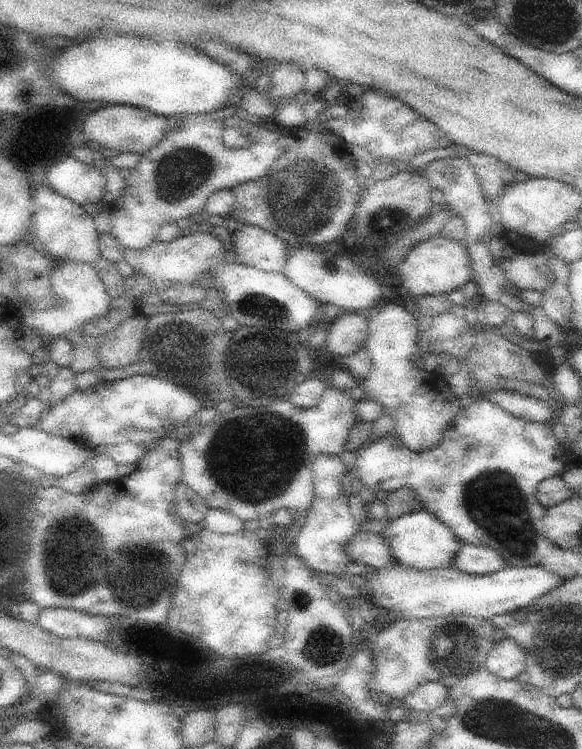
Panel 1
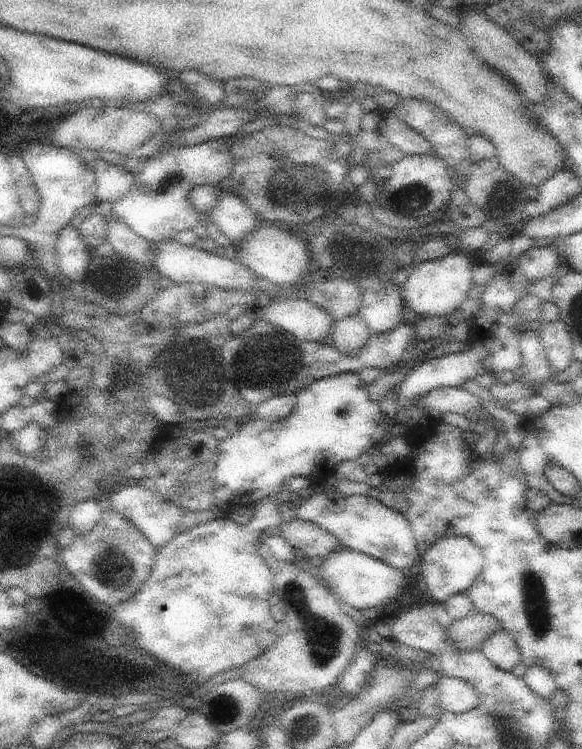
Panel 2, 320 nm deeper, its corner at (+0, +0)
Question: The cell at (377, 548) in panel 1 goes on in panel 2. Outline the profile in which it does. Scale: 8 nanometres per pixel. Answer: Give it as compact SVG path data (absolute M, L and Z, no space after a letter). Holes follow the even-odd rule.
M295 518L282 522L279 529L282 538L300 550L301 554L306 554L308 560L314 556L326 558L332 551L344 547L332 534L310 521Z

